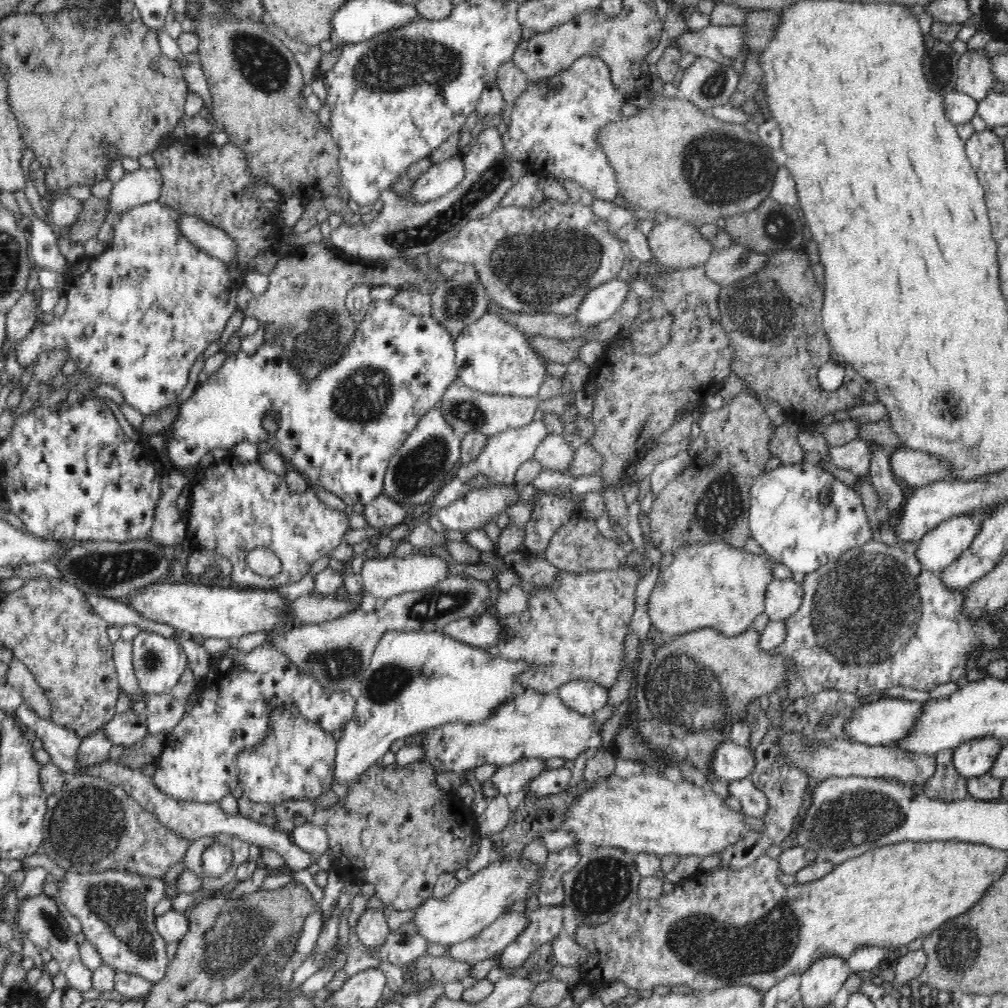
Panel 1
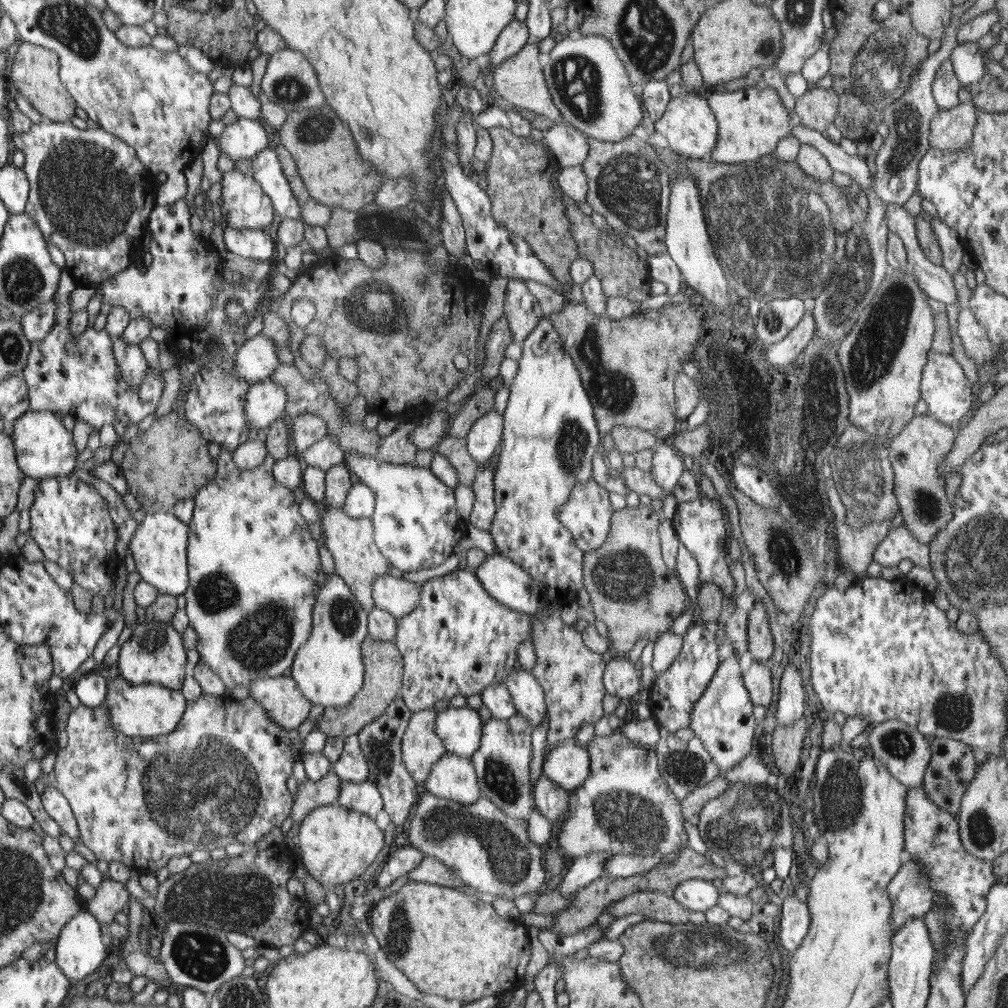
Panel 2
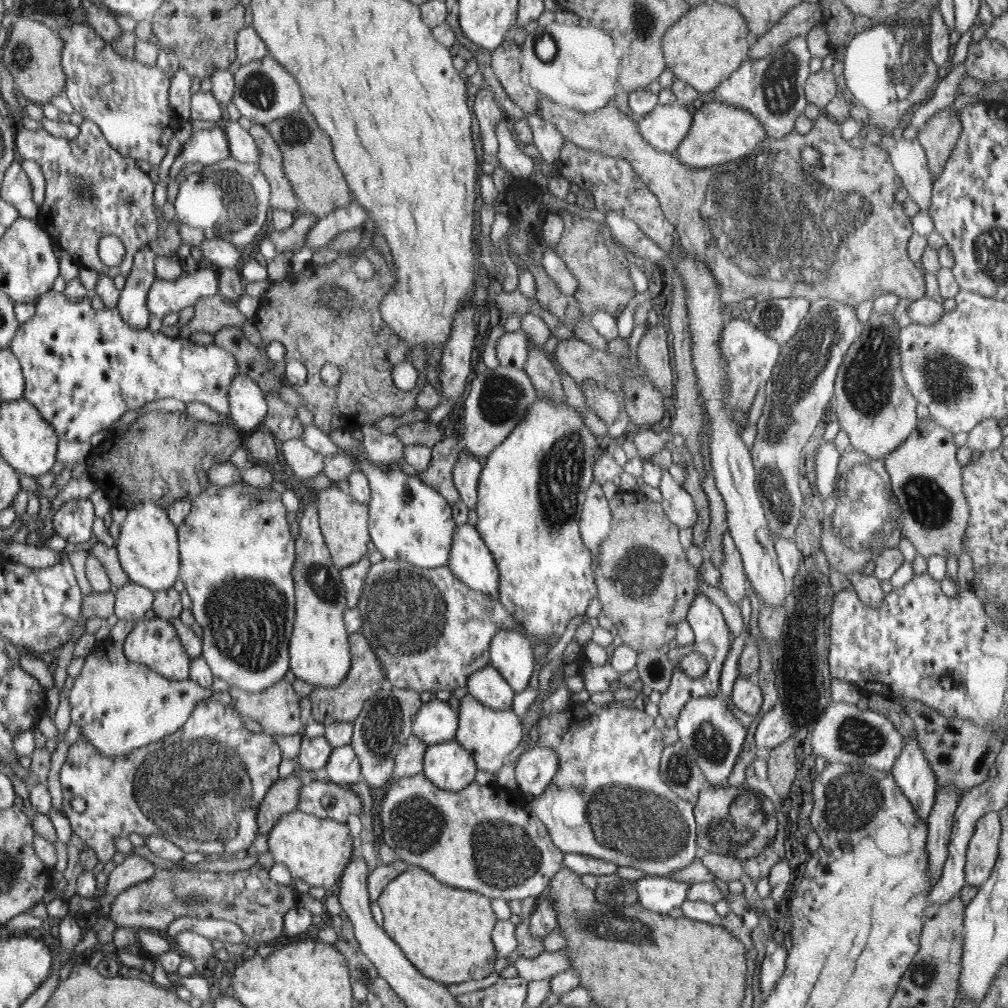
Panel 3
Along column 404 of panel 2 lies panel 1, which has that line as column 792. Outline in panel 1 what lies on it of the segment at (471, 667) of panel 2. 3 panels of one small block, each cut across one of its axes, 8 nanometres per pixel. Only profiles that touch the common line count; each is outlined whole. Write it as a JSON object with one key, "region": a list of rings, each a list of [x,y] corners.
{"region":[[[870,539],[866,545],[857,547],[843,554],[834,562],[825,563],[824,566],[814,570],[805,575],[803,582],[803,597],[800,608],[790,618],[785,620],[786,636],[784,640],[773,648],[772,651],[780,651],[784,655],[791,655],[795,662],[802,666],[802,672],[798,672],[796,680],[792,682],[792,686],[788,689],[788,694],[785,697],[797,698],[798,695],[816,694],[818,691],[824,689],[838,689],[855,694],[859,697],[867,694],[874,694],[892,686],[910,686],[916,690],[929,691],[940,684],[946,682],[954,682],[965,674],[964,662],[968,658],[968,654],[972,652],[990,652],[996,648],[998,640],[1000,640],[1000,632],[996,626],[990,626],[991,622],[980,620],[978,617],[970,617],[968,613],[964,613],[964,604],[962,604],[962,592],[958,594],[950,594],[944,590],[944,583],[938,573],[928,572],[920,566],[916,557],[910,552],[904,552],[902,548],[894,548],[894,546],[887,546],[885,543],[878,543]]]}

